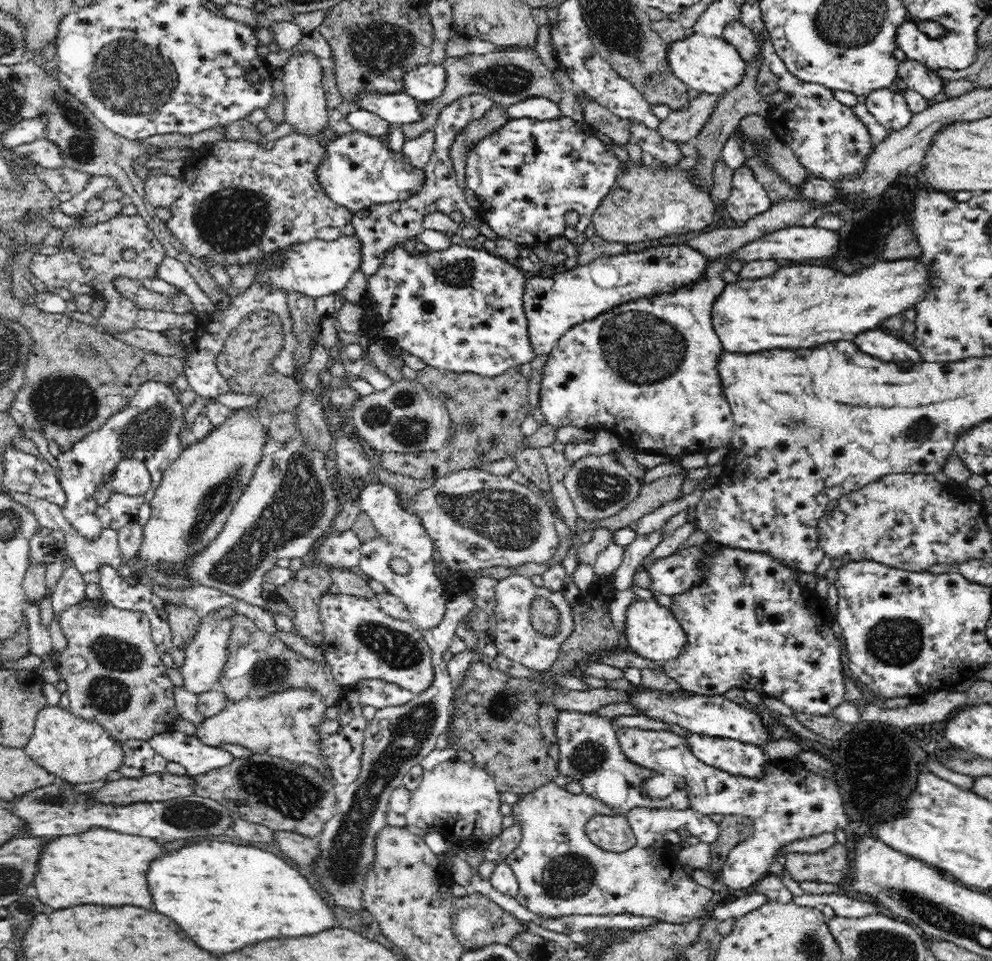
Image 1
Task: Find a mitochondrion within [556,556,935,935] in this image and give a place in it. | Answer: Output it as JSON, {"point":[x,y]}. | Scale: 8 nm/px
{"point":[897,641]}

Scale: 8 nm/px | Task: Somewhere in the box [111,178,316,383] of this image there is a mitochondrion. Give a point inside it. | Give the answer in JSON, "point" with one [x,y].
{"point":[232,219]}

